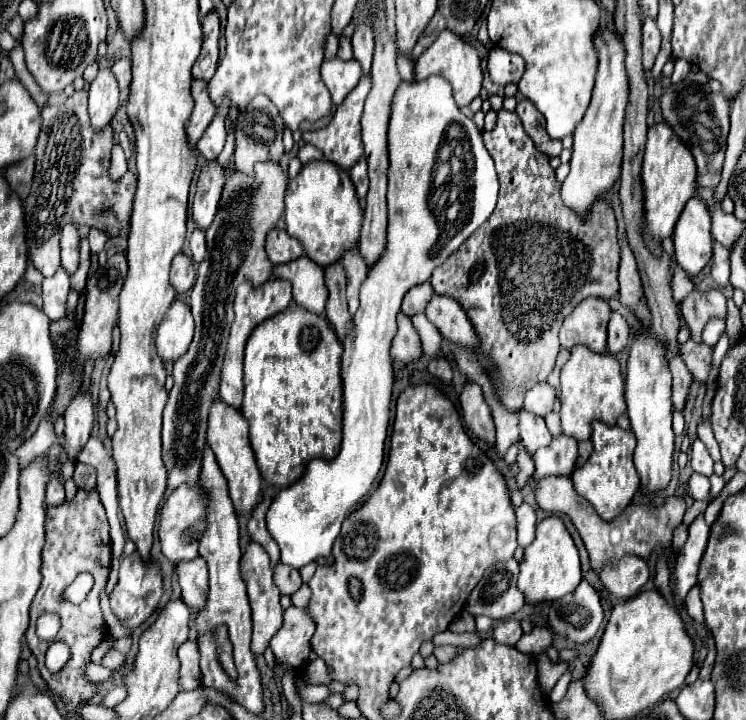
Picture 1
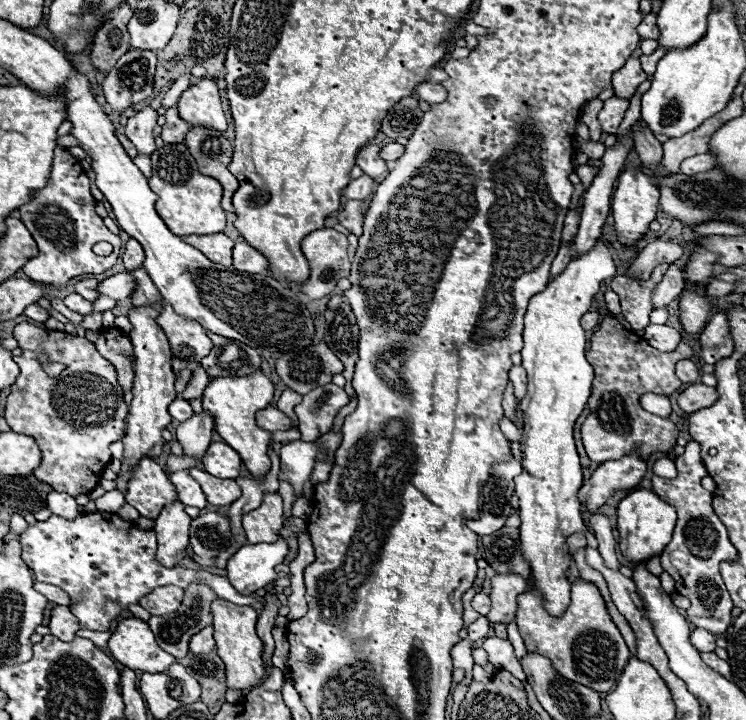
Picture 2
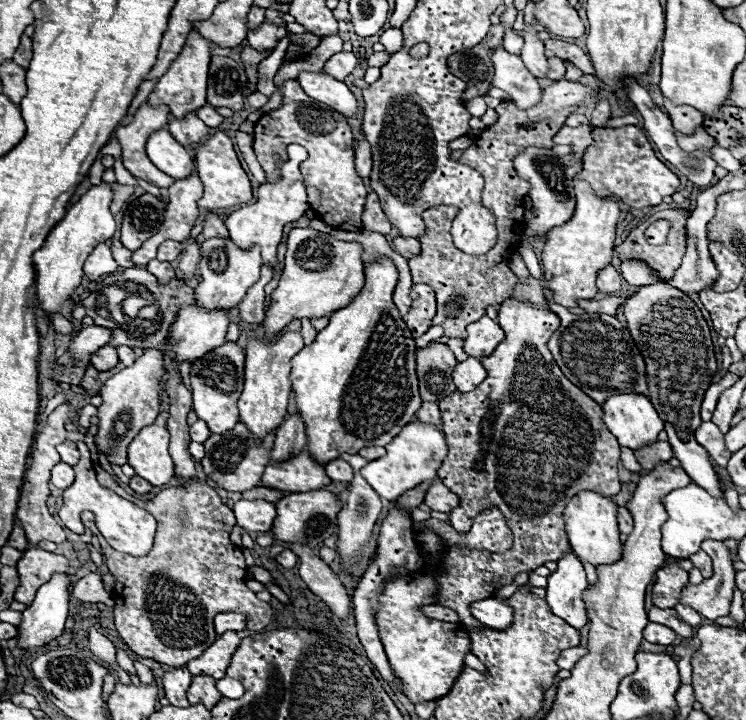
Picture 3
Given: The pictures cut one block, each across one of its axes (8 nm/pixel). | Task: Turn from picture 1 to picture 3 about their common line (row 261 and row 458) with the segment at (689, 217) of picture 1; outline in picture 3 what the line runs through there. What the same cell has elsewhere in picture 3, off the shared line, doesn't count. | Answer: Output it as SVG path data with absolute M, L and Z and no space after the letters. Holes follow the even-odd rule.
M666 282L642 286L624 302L622 310L628 320L628 330L646 362L650 400L664 420L674 456L694 484L704 488L710 496L722 498L724 494L710 456L694 438L694 432L702 424L700 400L704 400L704 392L712 384L712 376L718 372L708 322L688 294Z

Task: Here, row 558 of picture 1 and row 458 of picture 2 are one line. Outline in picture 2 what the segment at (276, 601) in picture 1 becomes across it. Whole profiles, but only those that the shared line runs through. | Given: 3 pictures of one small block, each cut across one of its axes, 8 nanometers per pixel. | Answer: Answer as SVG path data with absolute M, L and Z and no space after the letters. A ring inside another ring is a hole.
M262 370L254 372L252 376L242 376L242 378L214 378L206 390L204 390L204 412L208 412L214 418L214 428L216 432L224 438L228 446L232 446L242 462L246 464L248 472L256 480L264 480L270 468L270 458L268 458L268 448L272 442L272 434L256 426L256 412L266 408L272 400L274 386L272 382L262 374Z

